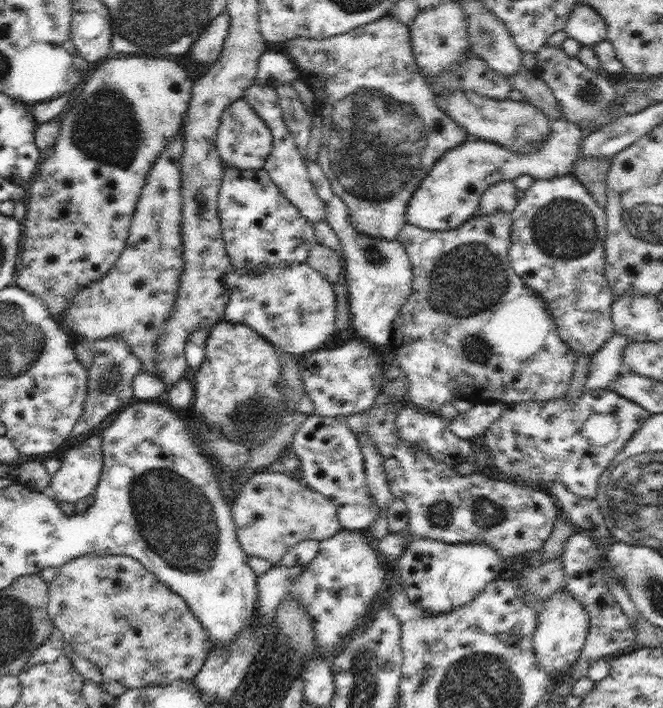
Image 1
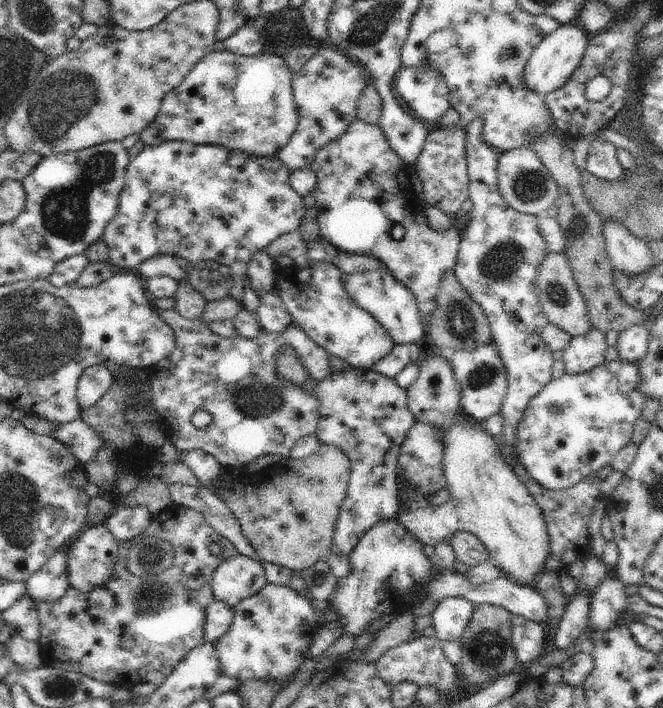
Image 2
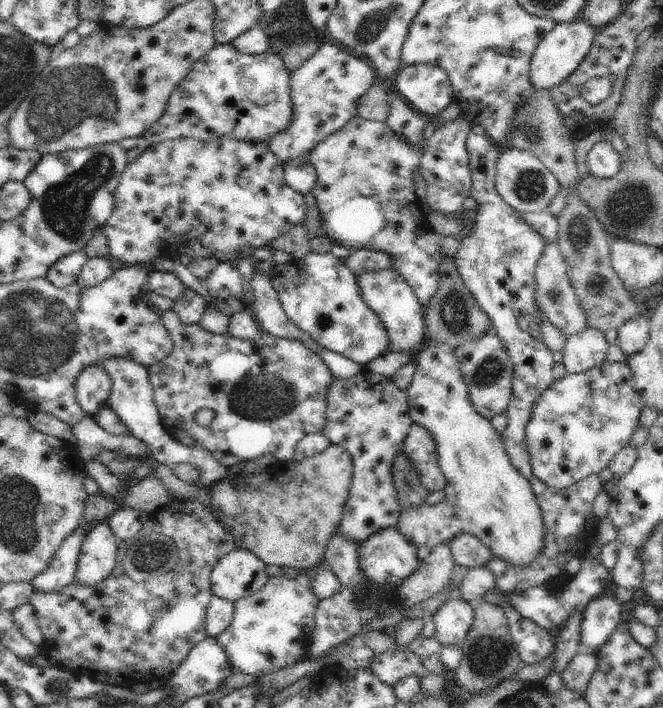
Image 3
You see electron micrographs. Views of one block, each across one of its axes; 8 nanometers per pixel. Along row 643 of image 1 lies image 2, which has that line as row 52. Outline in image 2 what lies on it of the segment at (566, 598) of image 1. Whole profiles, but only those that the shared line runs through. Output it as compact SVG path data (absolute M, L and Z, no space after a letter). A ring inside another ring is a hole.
M574 24L560 25L549 36L546 36L532 52L524 70L525 86L538 95L546 96L560 89L576 71L588 47L588 32Z

